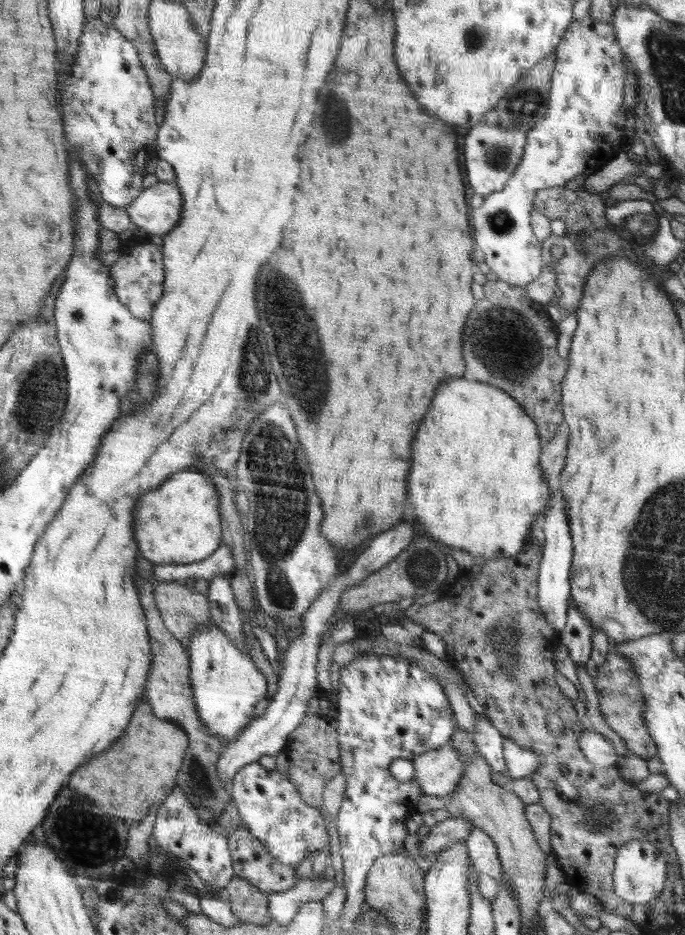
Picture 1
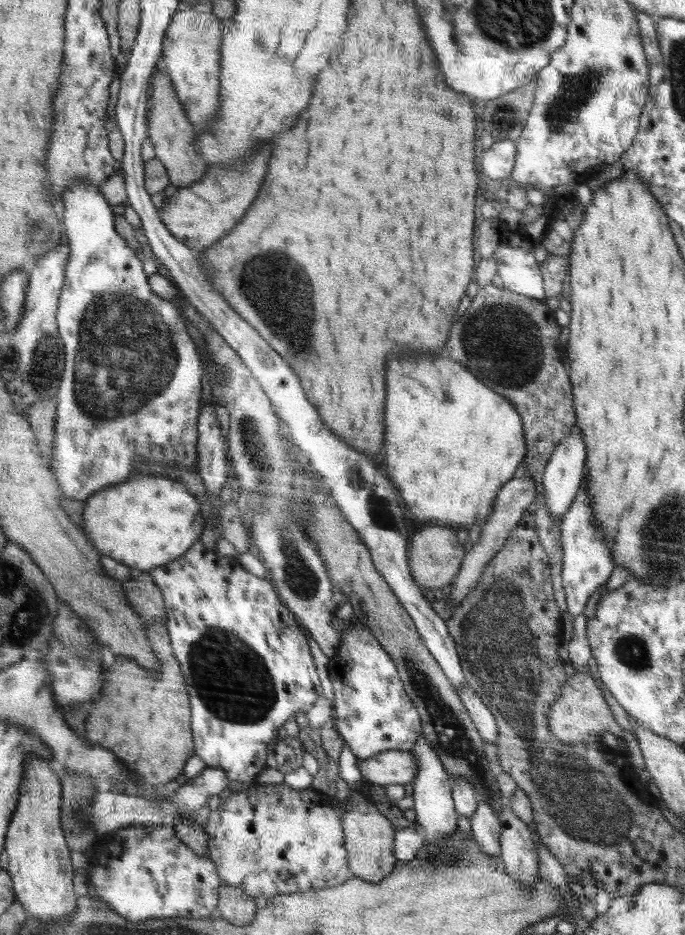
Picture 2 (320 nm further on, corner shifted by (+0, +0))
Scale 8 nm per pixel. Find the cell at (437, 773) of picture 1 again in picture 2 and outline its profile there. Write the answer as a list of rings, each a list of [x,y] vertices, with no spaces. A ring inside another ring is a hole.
[[[411,751],[383,752],[370,760],[358,760],[356,765],[364,782],[376,783],[384,788],[389,784],[412,783],[419,772],[419,760]]]

